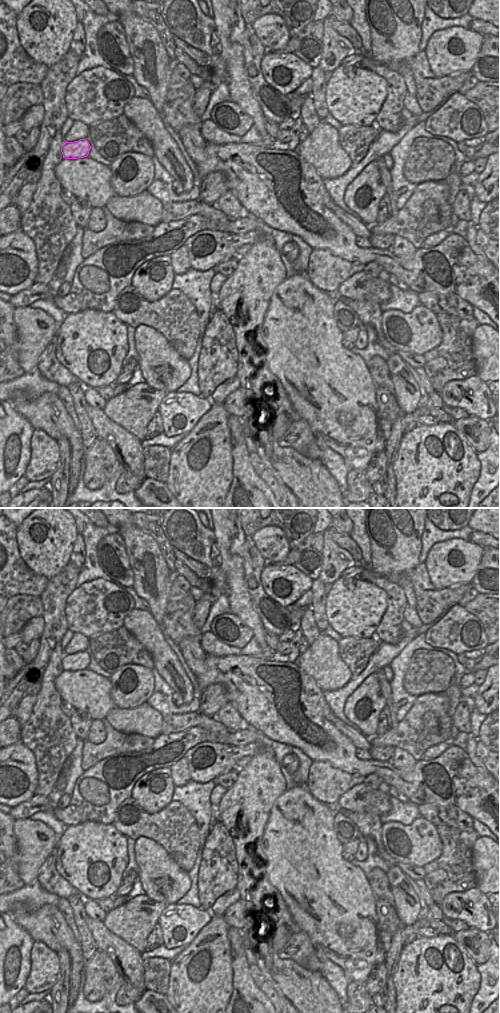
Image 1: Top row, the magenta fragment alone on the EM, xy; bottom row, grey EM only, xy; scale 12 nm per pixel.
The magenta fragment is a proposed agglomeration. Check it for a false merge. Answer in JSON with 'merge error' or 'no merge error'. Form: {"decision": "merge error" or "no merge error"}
{"decision": "no merge error"}

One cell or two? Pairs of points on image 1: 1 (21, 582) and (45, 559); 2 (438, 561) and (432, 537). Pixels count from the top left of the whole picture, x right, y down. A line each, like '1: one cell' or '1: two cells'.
1: two cells
2: two cells

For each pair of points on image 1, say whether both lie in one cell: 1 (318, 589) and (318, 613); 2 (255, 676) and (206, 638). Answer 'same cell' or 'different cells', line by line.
1: same cell
2: different cells

